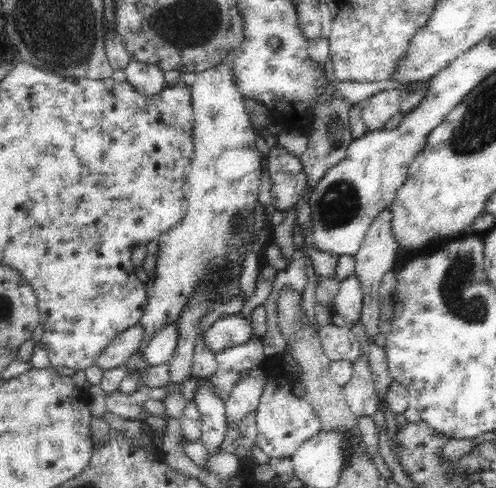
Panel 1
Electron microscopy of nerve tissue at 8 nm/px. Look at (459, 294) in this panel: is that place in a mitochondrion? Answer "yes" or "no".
yes

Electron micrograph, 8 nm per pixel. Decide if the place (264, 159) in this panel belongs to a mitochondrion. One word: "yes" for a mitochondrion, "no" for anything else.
no

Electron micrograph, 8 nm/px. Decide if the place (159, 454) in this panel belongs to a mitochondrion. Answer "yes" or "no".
no

